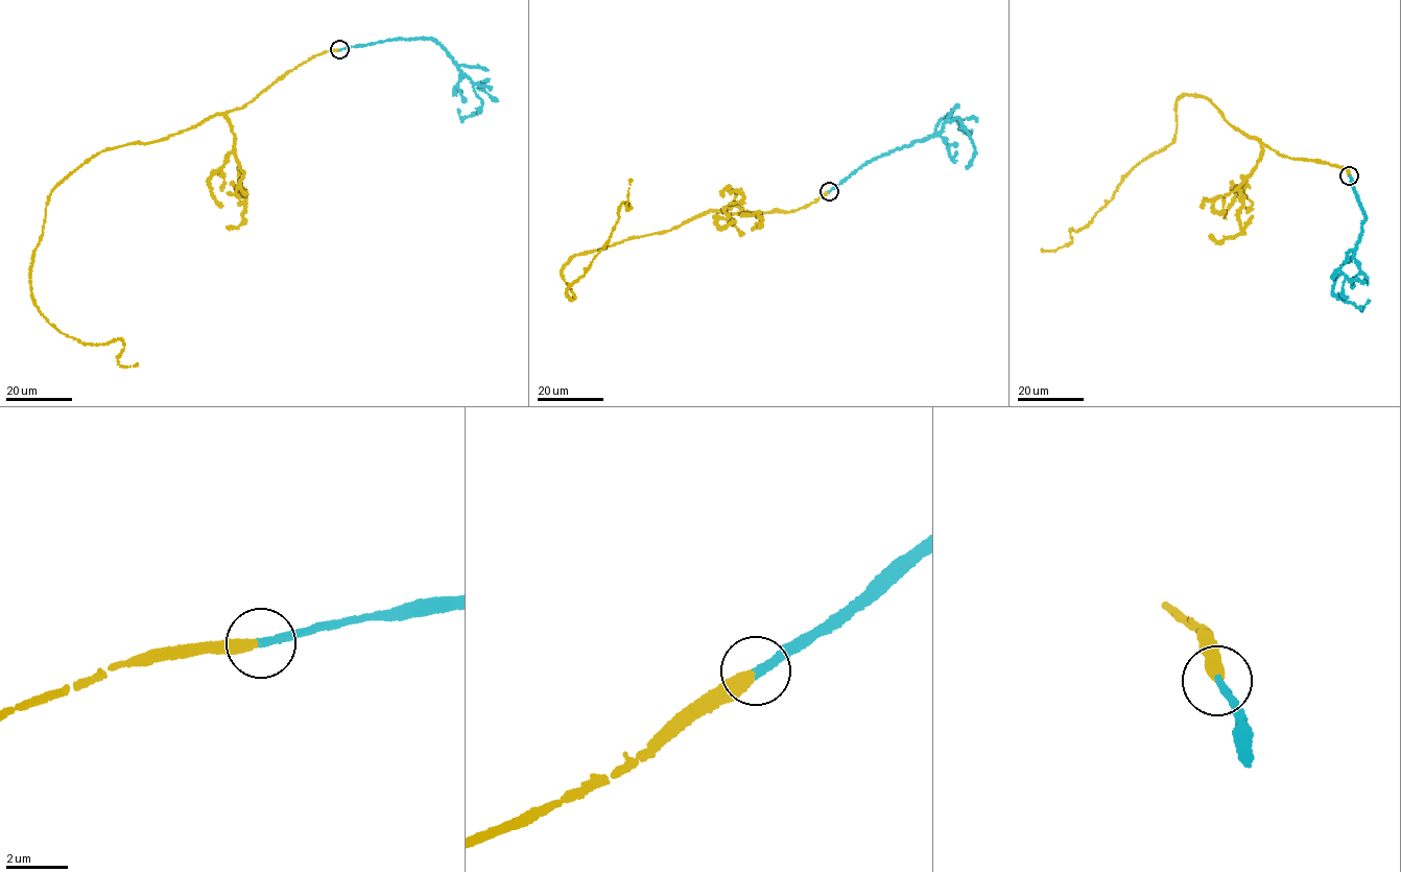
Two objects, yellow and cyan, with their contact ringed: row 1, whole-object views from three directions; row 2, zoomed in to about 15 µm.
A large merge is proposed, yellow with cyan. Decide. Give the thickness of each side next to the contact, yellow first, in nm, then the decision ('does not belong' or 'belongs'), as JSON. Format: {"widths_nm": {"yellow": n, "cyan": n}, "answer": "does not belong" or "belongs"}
{"widths_nm": {"yellow": 360, "cyan": 280}, "answer": "belongs"}

